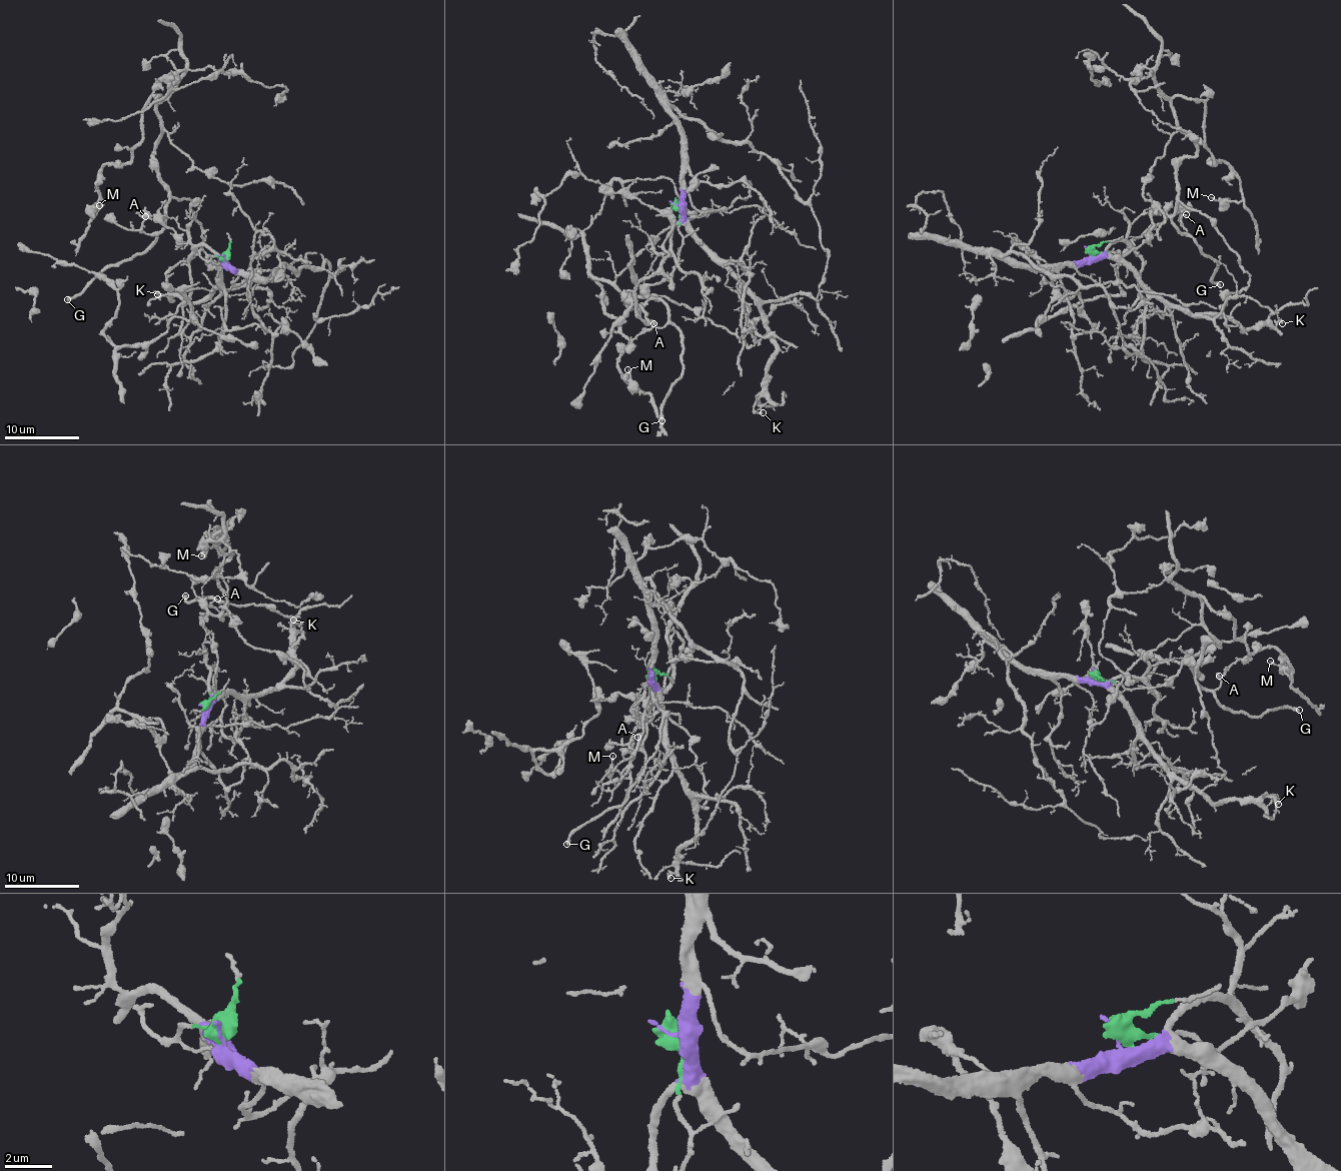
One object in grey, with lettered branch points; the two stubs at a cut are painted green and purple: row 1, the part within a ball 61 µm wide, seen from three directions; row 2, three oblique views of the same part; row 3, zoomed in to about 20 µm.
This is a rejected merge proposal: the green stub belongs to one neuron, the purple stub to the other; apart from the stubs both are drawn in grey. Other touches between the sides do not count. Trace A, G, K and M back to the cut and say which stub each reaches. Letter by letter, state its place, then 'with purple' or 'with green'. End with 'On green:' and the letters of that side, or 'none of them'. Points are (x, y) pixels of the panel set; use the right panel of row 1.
A: (1186, 214) | with green
G: (1220, 284) | with green
K: (1282, 323) | with purple
M: (1211, 197) | with green
On green: A, G, M

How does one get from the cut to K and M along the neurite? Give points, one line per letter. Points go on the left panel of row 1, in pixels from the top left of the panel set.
K: (223, 258), (225, 262), (219, 257), (217, 274), (222, 291), (213, 286), (207, 296), (190, 301), (157, 294)
M: (225, 258), (204, 259), (158, 218), (159, 95), (132, 158), (105, 164), (98, 205)

